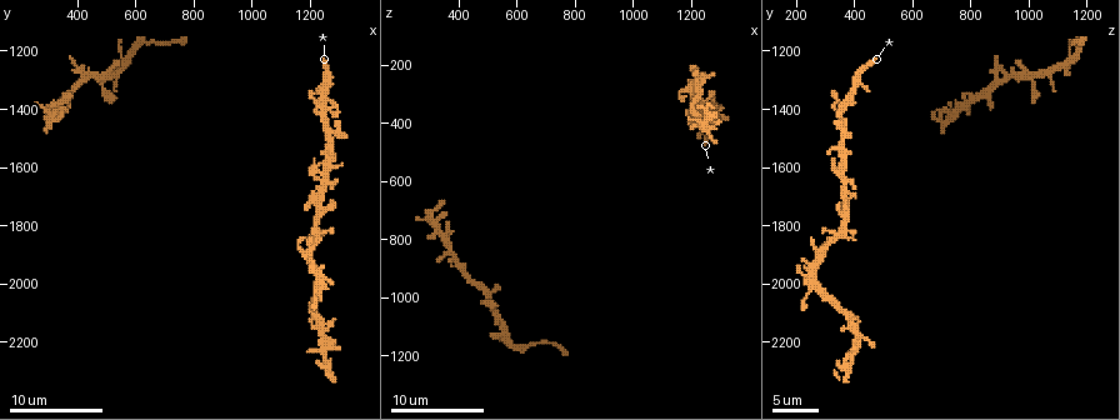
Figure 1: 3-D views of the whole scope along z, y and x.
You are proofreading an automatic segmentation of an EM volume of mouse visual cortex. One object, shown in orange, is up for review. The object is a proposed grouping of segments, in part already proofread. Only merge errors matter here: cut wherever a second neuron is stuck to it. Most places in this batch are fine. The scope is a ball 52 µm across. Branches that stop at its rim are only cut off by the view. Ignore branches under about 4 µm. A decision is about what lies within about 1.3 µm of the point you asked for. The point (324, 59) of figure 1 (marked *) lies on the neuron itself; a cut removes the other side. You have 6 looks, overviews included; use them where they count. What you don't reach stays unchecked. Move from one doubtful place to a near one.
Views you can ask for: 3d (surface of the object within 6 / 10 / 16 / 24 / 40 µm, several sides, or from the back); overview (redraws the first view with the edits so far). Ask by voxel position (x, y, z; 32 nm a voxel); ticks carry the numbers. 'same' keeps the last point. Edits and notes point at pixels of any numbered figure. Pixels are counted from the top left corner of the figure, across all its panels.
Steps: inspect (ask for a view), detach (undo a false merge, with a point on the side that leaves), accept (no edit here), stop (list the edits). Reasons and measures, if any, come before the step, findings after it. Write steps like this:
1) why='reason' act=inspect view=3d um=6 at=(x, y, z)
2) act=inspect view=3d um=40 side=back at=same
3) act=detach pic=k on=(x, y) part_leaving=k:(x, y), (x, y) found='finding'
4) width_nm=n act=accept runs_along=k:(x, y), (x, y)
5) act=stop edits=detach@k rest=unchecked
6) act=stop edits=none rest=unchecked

why='four arms meet' act=inspect view=3d um=10 at=(310, 1440, 710)

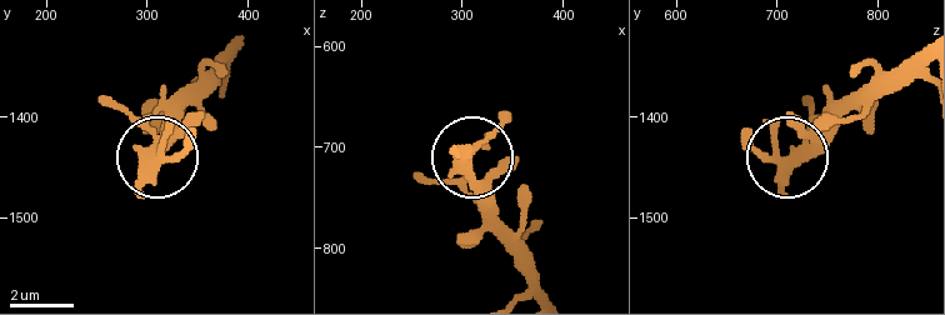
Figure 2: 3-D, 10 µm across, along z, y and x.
why='other side' act=inspect view=3d um=10 side=back at=(304, 1444, 708)

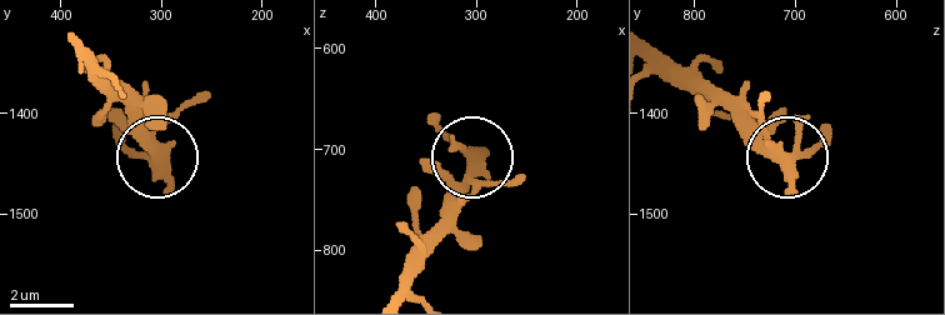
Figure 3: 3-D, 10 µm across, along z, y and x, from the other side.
arms=4 act=accept found='continuous, no second neuron'

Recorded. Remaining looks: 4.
why='four-way junction' act=inspect view=3d um=16 at=(380, 1340, 860)

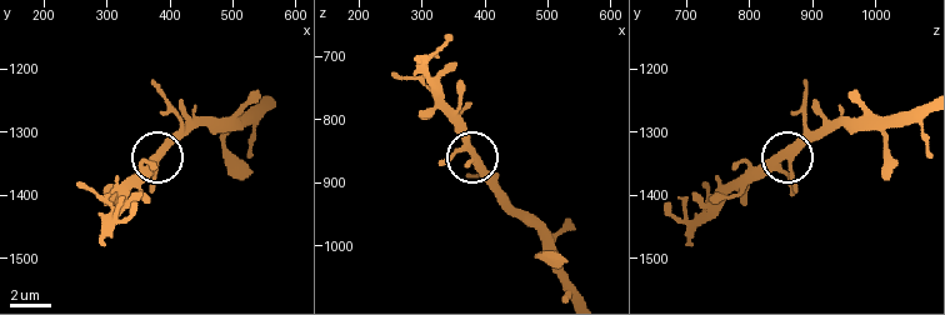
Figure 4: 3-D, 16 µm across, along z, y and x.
act=inspect view=3d um=6 at=(380, 1345, 855)

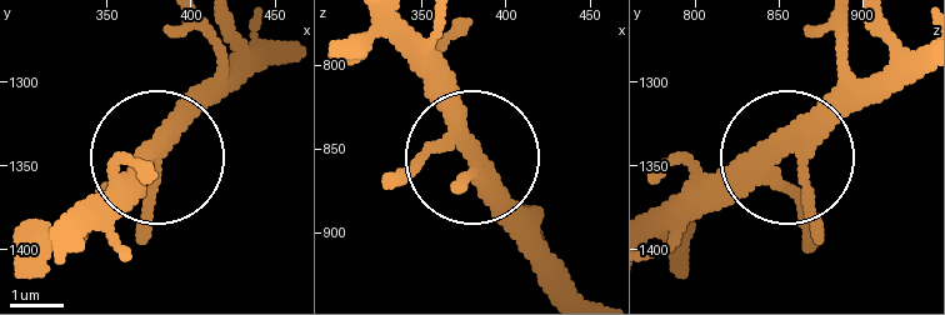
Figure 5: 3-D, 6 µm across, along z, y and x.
act=accept runs_along=5:(574, 286), (480, 165), (458, 98), (426, 63) found='continuous, no second neuron'

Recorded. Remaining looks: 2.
why='a narrow waist' act=inspect view=3d um=16 at=(1230, 1710, 370)

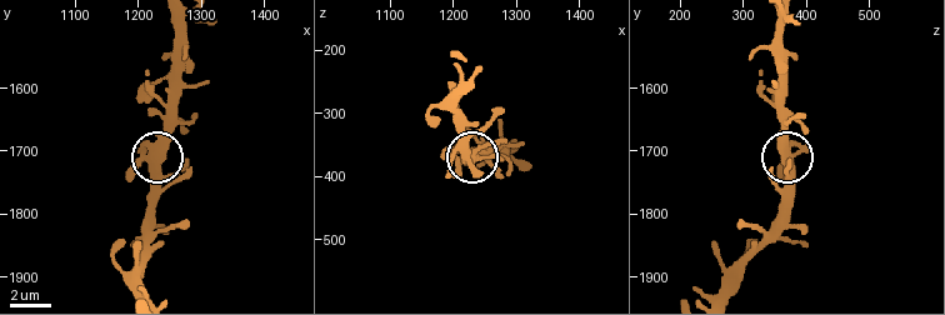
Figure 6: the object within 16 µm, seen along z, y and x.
act=inspect view=3d um=6 at=(1240, 1710, 365)

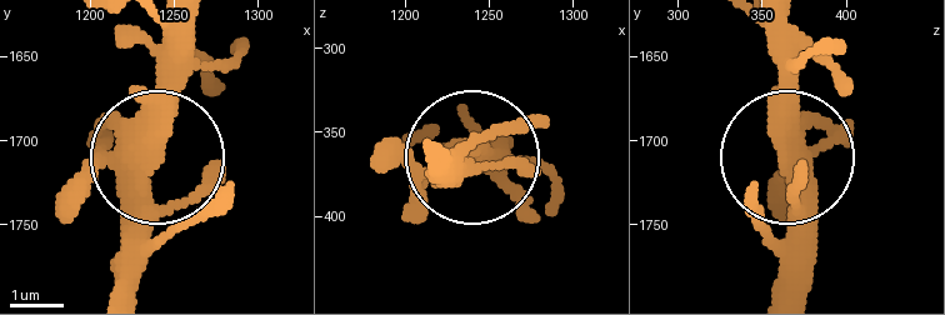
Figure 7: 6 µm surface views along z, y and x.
width_nm=420 act=accept found='continuous, no second neuron'

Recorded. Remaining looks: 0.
act=stop edits=none rest=unchecked

